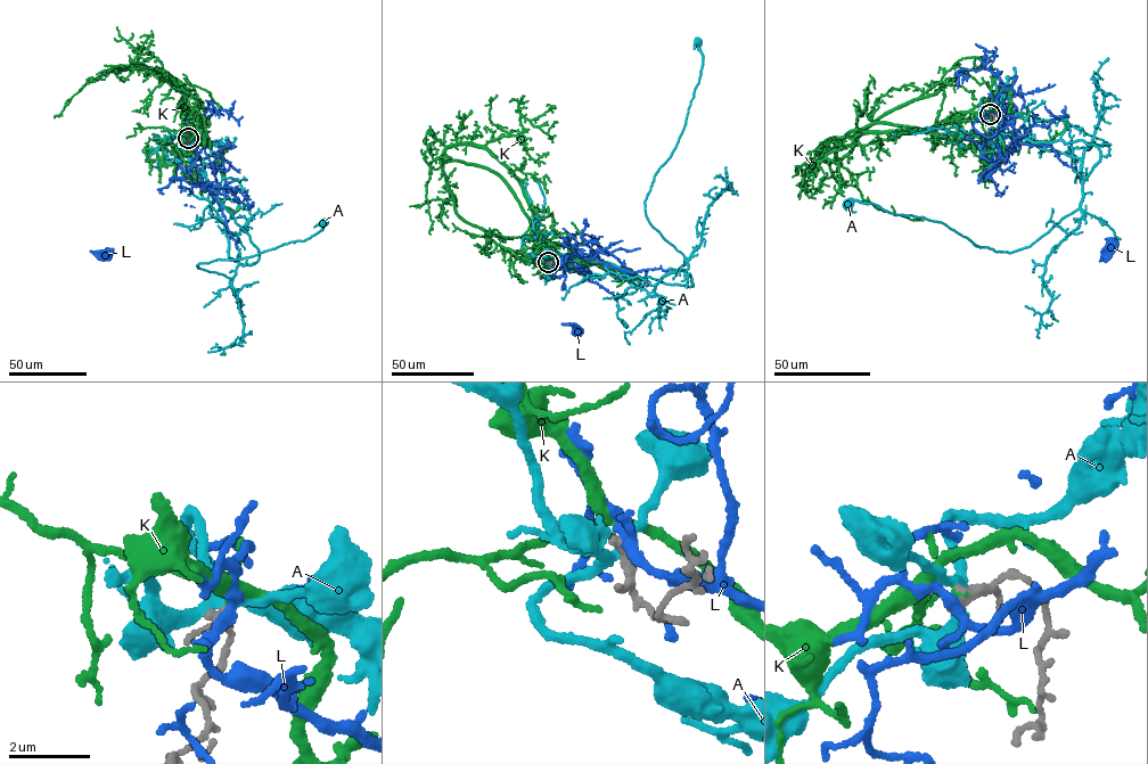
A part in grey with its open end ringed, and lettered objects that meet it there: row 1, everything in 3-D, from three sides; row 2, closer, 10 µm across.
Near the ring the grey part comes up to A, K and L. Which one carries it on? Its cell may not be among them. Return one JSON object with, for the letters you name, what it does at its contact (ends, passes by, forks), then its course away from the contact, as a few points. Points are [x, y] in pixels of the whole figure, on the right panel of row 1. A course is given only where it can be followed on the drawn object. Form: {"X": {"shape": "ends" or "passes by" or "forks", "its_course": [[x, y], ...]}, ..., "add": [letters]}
{"K": {"shape": "forks", "its_course": [[990, 114], [834, 138], [820, 153], [837, 159], [888, 112], [960, 72], [987, 83], [997, 100]]}, "add": ["K"]}

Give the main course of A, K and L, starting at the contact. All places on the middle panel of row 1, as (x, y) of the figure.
A: (548, 262), (567, 269), (577, 253), (652, 285), (685, 263), (649, 223), (645, 200), (685, 124), (698, 41)
K: (548, 262), (509, 169), (481, 147), (447, 149), (442, 164), (457, 213), (515, 252), (514, 271), (527, 281)
L: (548, 262), (559, 267), (571, 260), (573, 253), (566, 240), (577, 330)

